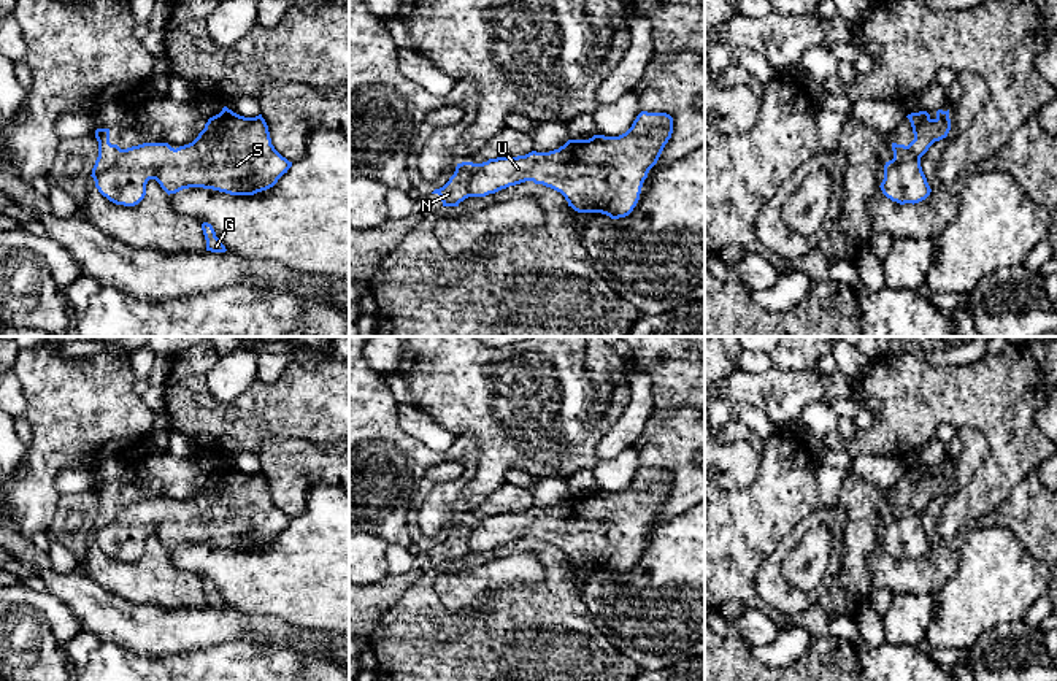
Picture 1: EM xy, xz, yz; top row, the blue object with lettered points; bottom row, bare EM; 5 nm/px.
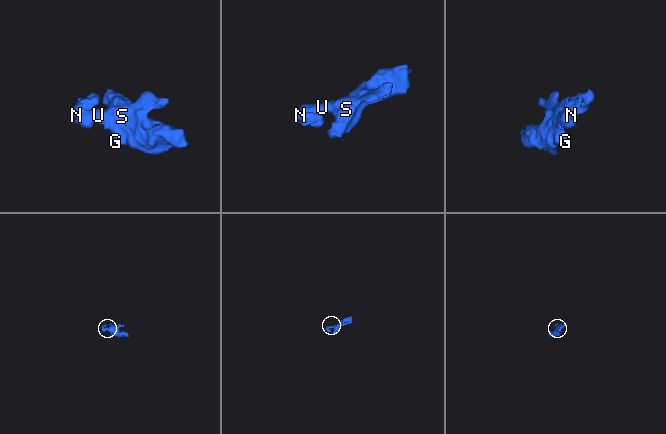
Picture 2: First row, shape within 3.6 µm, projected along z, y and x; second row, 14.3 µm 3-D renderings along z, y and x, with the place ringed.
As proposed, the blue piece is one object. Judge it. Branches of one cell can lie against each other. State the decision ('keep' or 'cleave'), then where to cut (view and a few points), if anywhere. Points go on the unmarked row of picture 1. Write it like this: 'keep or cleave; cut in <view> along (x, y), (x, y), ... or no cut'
cleave; cut in xz along (457, 519), (468, 527), (467, 548), (470, 551)

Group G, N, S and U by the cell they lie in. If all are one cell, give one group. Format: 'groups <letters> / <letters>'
groups G S U / N

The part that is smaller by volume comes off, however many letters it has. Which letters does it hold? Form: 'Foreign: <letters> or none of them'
Foreign: N

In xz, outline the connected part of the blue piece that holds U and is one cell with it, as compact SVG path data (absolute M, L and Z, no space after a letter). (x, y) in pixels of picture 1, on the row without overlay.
M641 467L619 492L594 491L589 495L568 495L549 508L532 506L457 521L470 527L470 552L486 552L533 537L560 548L578 568L602 568L619 575L636 562L643 538L671 489L670 470Z

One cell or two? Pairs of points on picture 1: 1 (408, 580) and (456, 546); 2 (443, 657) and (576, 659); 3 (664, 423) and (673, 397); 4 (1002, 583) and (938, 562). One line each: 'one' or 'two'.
1: one
2: one
3: two
4: two

